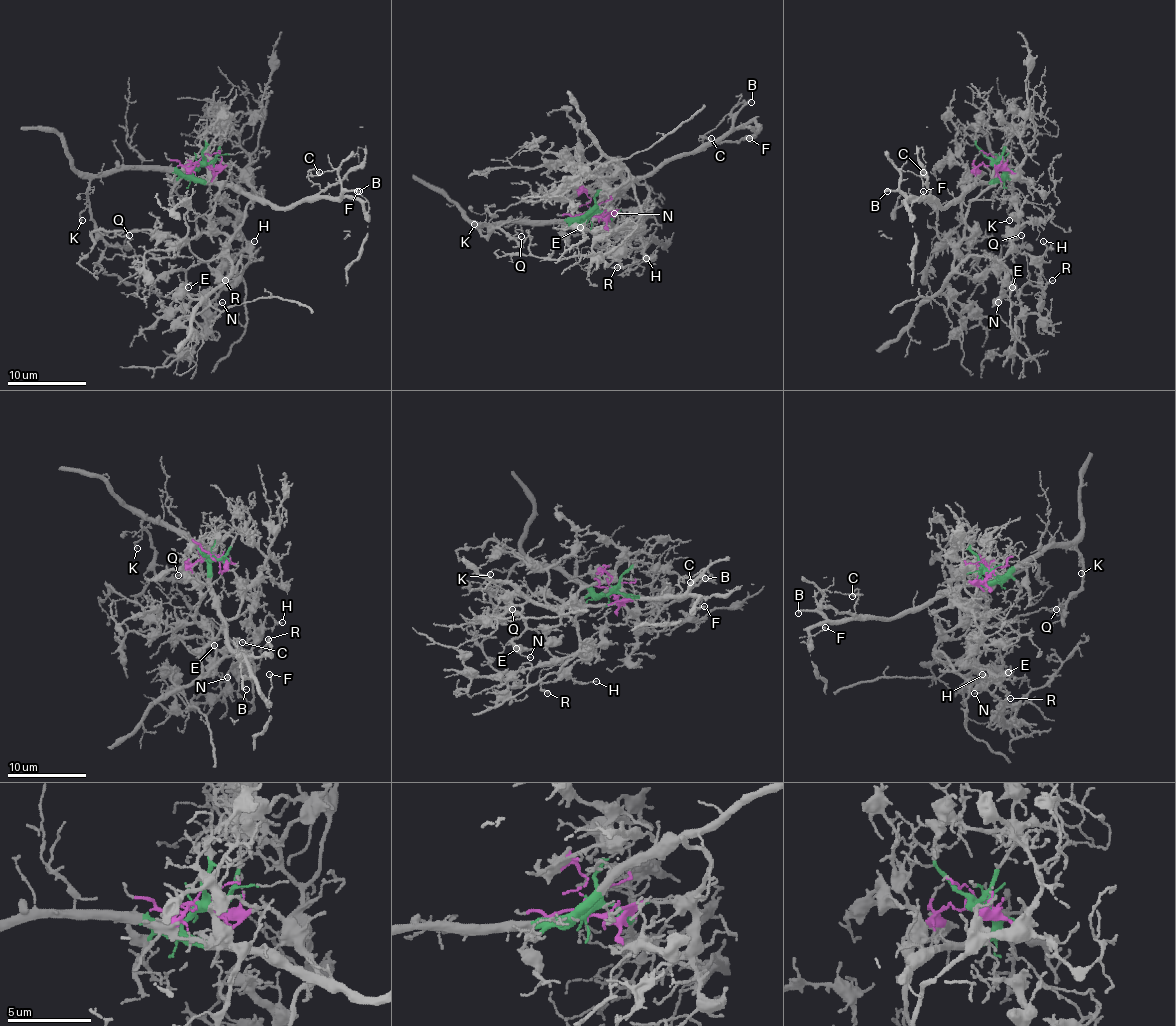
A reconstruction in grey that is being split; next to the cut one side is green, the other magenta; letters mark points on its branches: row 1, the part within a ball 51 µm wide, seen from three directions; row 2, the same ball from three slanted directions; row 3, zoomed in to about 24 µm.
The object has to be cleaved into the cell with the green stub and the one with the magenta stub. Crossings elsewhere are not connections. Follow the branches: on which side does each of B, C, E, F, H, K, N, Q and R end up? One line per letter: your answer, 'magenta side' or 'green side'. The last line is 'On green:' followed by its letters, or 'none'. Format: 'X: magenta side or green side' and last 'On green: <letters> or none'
B: green side
C: green side
E: magenta side
F: green side
H: magenta side
K: green side
N: magenta side
Q: green side
R: magenta side
On green: B, C, F, K, Q

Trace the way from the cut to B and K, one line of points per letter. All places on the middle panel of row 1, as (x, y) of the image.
B: (590, 212), (587, 218), (610, 194), (652, 176), (670, 160), (699, 152), (715, 143), (739, 111), (751, 103)
K: (590, 212), (581, 220), (501, 222), (481, 224), (478, 228), (474, 224)

